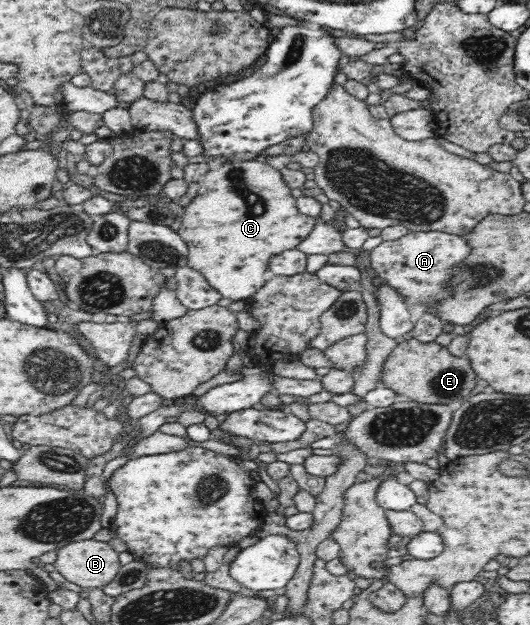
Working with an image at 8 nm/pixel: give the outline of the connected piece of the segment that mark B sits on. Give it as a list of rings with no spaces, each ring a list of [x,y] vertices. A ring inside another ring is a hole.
[[[71,542],[57,552],[55,570],[66,581],[82,588],[101,589],[119,571],[118,554],[107,542]]]

